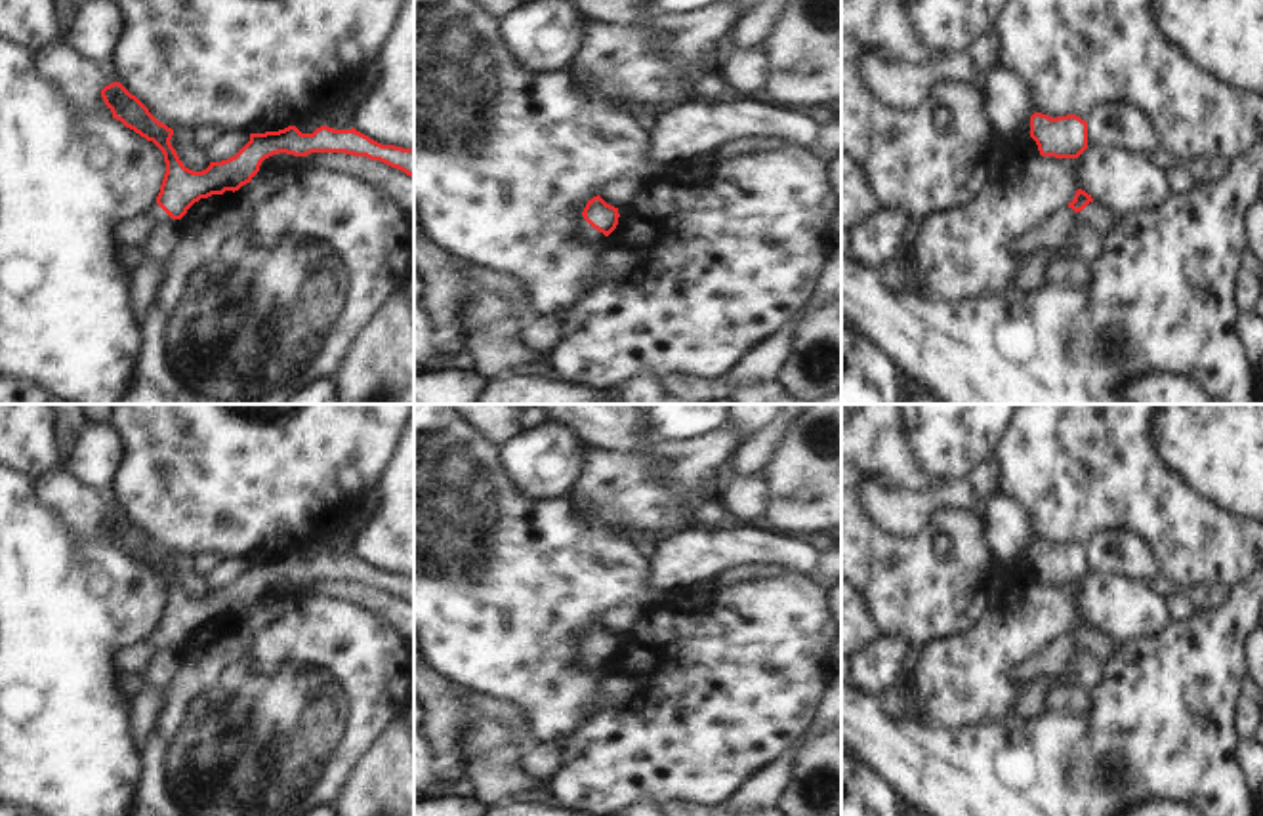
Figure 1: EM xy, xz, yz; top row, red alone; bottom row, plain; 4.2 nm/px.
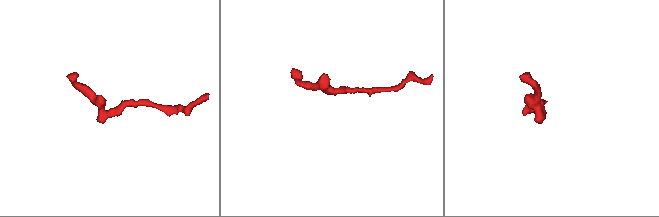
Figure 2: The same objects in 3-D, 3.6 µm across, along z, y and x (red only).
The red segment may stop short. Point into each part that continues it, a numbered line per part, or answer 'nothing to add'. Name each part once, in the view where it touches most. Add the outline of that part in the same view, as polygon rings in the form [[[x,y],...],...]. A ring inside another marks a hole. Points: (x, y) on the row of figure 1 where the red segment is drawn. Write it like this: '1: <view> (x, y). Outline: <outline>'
1: xz (584, 231). Outline: [[[584,215],[578,217],[576,229],[574,229],[574,236],[586,240],[586,242],[601,242],[605,240],[605,235],[599,233],[597,229],[593,229]]]

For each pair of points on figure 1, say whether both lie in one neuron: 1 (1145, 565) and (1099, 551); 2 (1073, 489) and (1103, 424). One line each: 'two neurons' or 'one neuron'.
1: one neuron
2: one neuron

